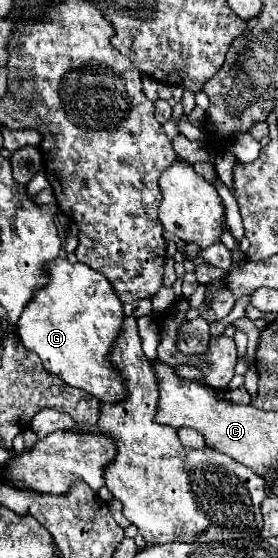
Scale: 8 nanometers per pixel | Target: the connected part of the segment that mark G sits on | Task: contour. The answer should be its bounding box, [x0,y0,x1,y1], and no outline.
[17,258,125,404]

